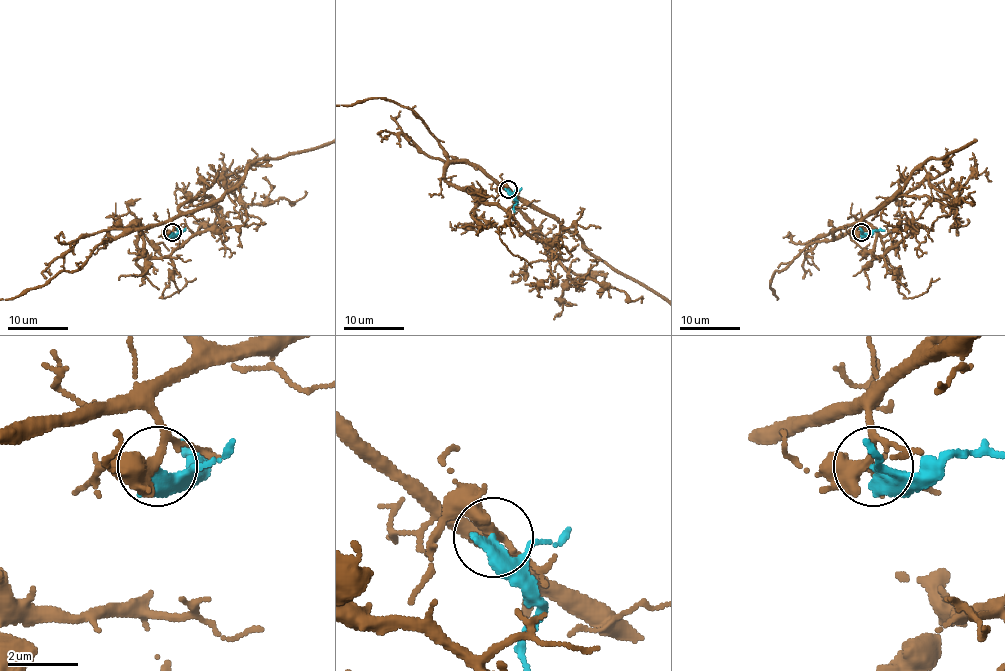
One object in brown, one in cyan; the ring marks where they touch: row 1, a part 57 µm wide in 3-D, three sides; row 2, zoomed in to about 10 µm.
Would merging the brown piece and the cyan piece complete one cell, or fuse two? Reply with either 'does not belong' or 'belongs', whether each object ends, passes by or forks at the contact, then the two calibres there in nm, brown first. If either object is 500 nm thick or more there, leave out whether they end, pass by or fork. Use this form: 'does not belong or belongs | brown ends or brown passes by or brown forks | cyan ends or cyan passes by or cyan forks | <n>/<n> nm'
does not belong | brown forks | cyan ends | 240/400 nm

